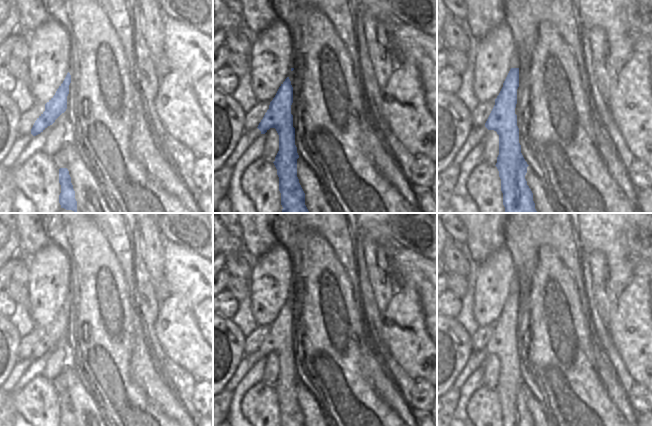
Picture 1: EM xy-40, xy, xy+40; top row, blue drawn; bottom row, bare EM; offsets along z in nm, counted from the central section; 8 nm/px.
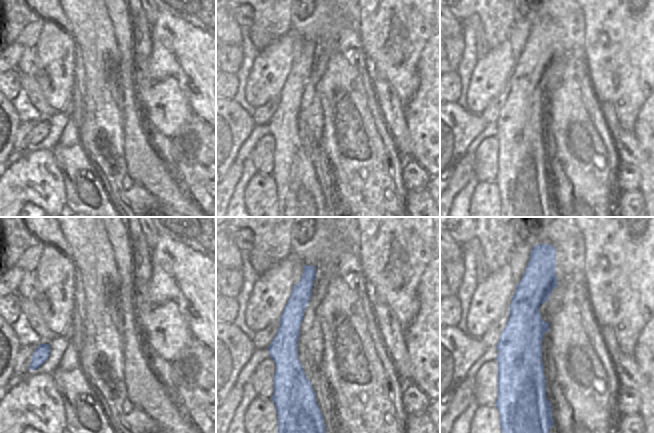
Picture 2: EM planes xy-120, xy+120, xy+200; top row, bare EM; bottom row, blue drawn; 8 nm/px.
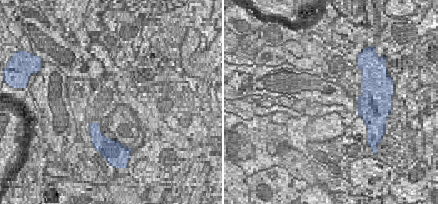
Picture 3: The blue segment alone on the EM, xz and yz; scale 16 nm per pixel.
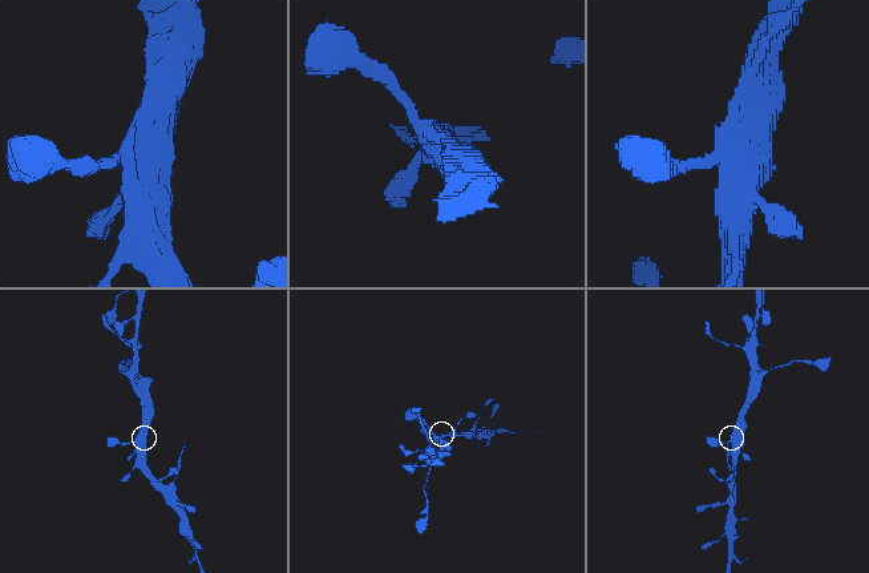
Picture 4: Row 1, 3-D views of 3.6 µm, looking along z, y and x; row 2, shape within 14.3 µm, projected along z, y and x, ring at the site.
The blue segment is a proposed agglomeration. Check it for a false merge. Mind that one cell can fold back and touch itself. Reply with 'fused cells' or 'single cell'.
fused cells

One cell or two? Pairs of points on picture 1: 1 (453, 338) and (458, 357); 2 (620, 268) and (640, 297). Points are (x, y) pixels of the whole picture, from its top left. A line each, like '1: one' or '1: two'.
1: one
2: two

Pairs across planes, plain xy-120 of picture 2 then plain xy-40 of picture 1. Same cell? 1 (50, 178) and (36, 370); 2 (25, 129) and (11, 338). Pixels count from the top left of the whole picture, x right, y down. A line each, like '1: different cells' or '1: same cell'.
1: different cells
2: different cells

